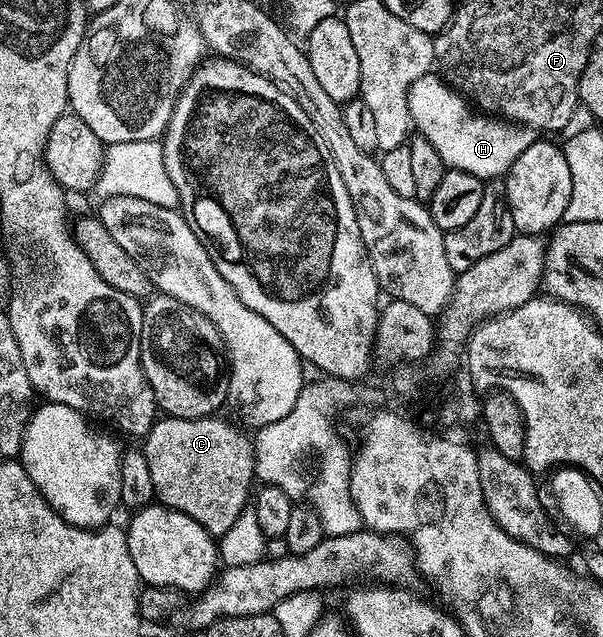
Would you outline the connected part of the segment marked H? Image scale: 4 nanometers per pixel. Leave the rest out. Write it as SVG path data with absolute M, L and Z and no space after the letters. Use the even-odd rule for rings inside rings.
M433 71L424 73L414 83L409 92L409 110L416 132L425 137L427 143L431 143L431 147L435 147L435 151L439 151L439 159L443 159L445 166L467 171L482 179L504 178L505 174L509 172L509 168L515 163L515 159L519 159L519 155L523 155L523 151L527 151L527 147L531 147L531 143L538 140L539 137L538 130L531 127L510 123L478 111Z

